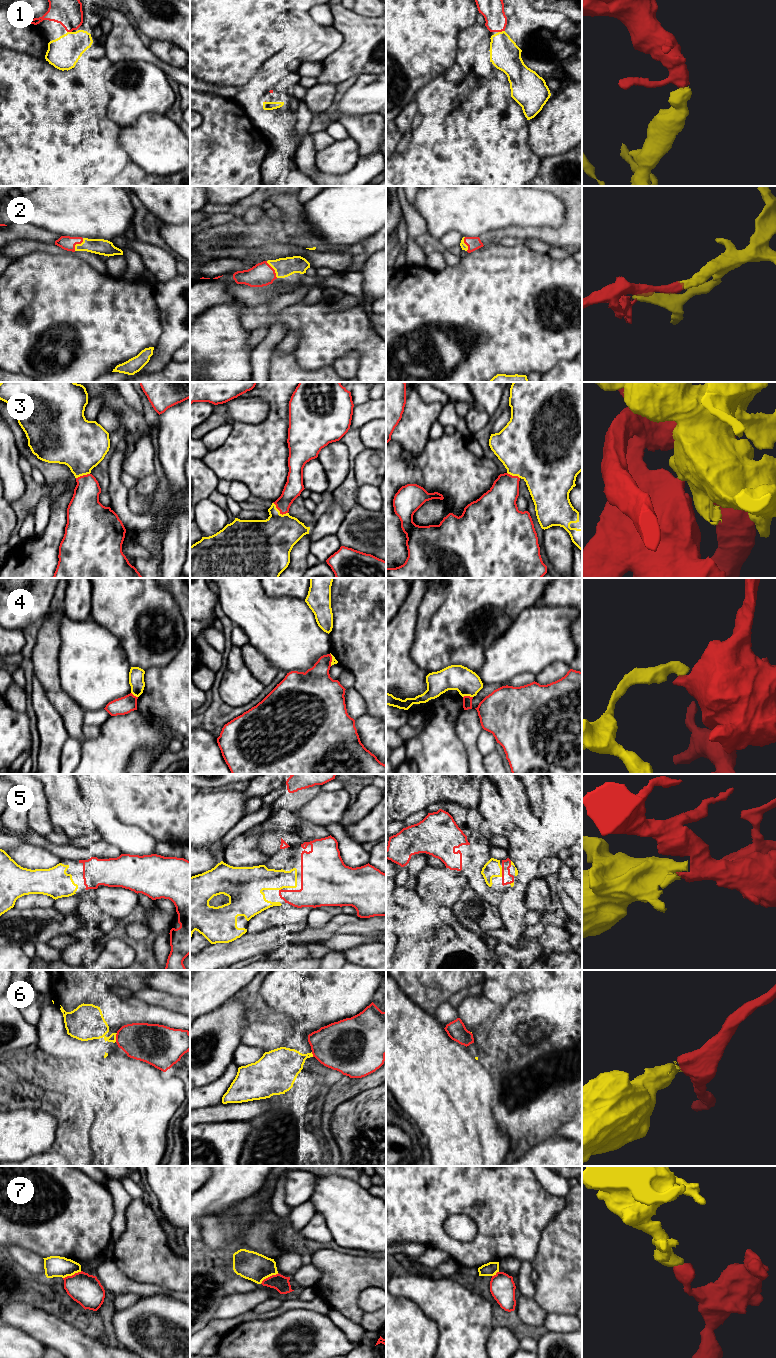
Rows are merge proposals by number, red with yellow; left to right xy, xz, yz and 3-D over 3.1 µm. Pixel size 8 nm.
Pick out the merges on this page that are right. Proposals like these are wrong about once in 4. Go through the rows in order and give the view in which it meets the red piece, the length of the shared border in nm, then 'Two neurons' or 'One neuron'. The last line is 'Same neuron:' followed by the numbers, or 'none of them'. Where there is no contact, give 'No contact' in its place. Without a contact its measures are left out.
1: Touches red in yz. Shared border 60 nm. One neuron
2: Touches red in xy. Shared border 130 nm. One neuron
3: Touches red in xz. Shared border 150 nm. One neuron
4: Touches red in yz. Shared border 80 nm. Two neurons
5: Touches red in yz. Shared border 80 nm. One neuron
6: Touches red in xy. Shared border 70 nm. Two neurons
7: Touches red in xz. Shared border 170 nm. Two neurons
Same neuron: 1, 2, 3, 5

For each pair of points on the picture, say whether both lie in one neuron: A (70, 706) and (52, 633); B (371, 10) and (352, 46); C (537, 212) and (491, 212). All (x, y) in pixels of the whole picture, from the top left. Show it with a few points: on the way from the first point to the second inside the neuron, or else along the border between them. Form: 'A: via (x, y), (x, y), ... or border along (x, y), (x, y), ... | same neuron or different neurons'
A: via (52, 688), (49, 680), (49, 651) | same neuron
B: border along (352, 10), (363, 16), (375, 18) | different neurons
C: via (526, 212), (502, 212) | same neuron

